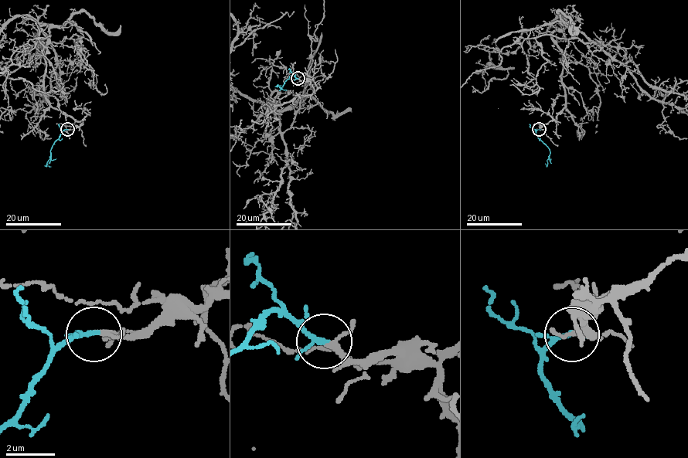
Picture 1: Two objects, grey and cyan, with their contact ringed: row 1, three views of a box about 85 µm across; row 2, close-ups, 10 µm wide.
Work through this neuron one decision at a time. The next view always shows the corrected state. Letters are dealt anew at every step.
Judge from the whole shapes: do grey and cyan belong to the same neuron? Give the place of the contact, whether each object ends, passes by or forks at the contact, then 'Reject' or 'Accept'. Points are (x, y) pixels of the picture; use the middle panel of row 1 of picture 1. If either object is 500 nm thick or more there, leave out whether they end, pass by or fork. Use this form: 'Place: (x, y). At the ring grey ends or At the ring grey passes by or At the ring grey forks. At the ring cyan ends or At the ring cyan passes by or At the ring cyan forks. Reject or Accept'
Place: (298, 78). At the ring grey forks. At the ring cyan passes by. Accept

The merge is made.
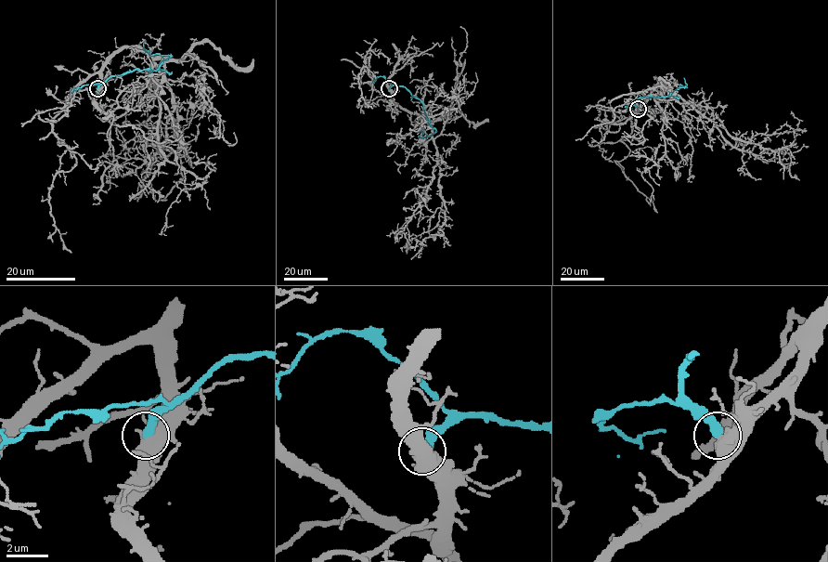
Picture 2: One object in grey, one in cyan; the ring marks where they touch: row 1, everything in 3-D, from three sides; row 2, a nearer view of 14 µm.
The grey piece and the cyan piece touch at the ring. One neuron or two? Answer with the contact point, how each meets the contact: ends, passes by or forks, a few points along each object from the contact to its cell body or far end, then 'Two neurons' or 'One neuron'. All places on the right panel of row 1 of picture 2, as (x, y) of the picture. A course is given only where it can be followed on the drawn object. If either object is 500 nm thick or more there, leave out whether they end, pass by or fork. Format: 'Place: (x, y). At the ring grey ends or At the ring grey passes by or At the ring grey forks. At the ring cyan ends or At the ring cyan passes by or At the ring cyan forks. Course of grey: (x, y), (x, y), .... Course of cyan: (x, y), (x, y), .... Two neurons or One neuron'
Place: (638, 109). Course of grey: (638, 109), (661, 82), (744, 141), (759, 133), (795, 131), (799, 121), (792, 111). Course of cyan: (638, 109), (634, 104), (636, 99), (645, 96), (668, 96), (685, 87), (684, 78). Two neurons

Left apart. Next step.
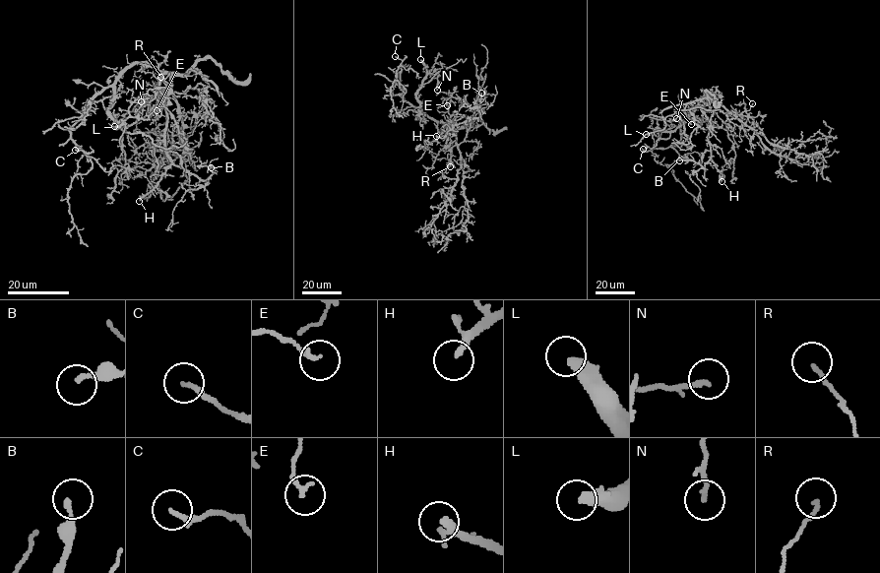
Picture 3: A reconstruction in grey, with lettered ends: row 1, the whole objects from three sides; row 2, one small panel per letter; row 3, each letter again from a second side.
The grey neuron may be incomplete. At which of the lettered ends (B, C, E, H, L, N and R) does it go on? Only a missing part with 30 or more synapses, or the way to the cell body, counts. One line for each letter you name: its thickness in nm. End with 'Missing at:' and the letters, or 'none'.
B: 190 nm thick
H: 180 nm thick
L: 400 nm thick
Missing at: B, H, L

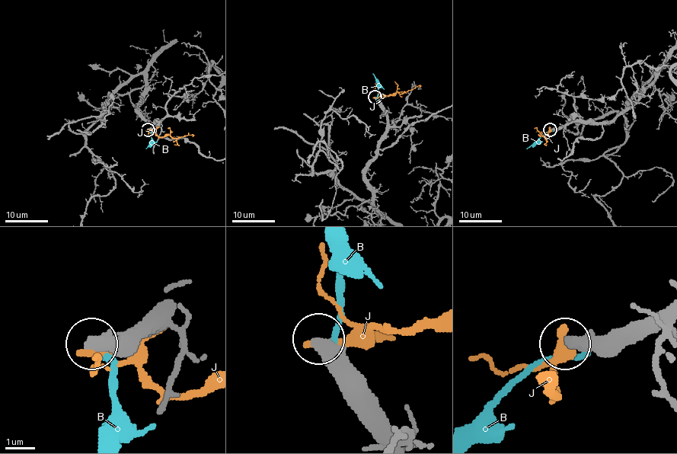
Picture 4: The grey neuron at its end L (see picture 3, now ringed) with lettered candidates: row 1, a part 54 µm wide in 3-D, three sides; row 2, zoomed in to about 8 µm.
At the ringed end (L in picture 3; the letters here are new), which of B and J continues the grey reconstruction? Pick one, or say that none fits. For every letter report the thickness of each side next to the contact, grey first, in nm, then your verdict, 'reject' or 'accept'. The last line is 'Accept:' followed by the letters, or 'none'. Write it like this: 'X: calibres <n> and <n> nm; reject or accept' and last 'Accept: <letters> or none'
B: calibres 700 and 200 nm; reject
J: calibres 550 and 400 nm; reject
Accept: none

